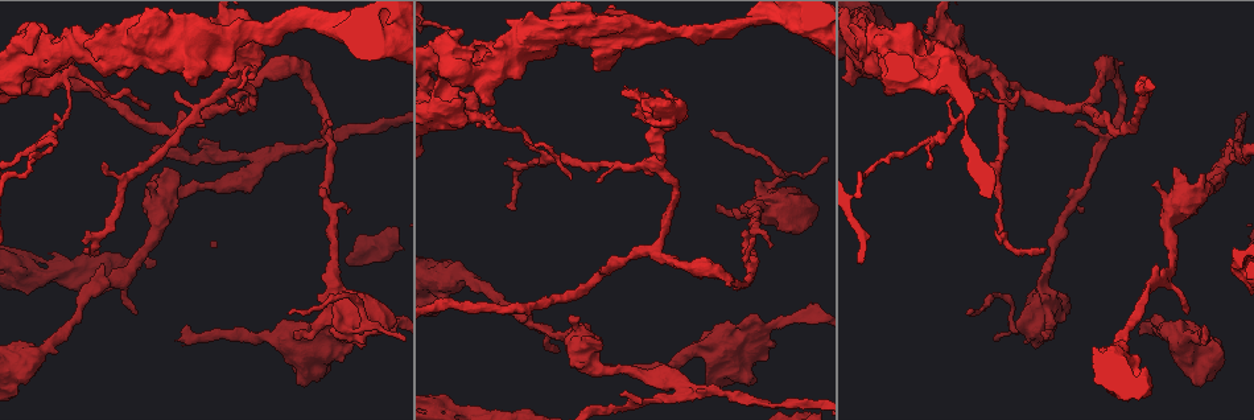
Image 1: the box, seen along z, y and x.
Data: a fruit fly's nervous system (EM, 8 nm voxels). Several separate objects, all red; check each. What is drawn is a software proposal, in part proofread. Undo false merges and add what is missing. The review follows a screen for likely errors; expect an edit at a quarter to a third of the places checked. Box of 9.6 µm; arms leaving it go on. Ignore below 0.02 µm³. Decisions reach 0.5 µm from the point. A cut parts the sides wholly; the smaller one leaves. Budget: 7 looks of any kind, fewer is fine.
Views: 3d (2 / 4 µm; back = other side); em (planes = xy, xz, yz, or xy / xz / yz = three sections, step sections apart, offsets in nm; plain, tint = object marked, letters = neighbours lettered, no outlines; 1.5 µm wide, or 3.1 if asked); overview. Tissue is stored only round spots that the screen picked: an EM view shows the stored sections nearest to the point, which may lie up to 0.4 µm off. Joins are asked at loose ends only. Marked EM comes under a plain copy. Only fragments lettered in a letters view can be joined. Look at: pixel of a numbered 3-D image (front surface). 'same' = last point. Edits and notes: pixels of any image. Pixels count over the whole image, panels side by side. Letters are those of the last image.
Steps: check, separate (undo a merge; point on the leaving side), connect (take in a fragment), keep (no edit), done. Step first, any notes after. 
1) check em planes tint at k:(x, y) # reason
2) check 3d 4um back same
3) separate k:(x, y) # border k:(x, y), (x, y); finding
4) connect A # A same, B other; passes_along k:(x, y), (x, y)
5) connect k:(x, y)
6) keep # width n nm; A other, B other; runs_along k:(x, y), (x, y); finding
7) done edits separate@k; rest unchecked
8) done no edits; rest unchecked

check 3d 4um at 1:(329, 125) # an open end

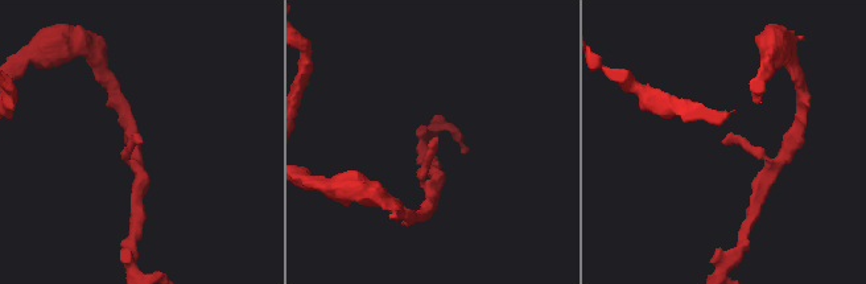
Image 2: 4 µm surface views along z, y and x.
check em xz step 8 tint at 2:(437, 136)

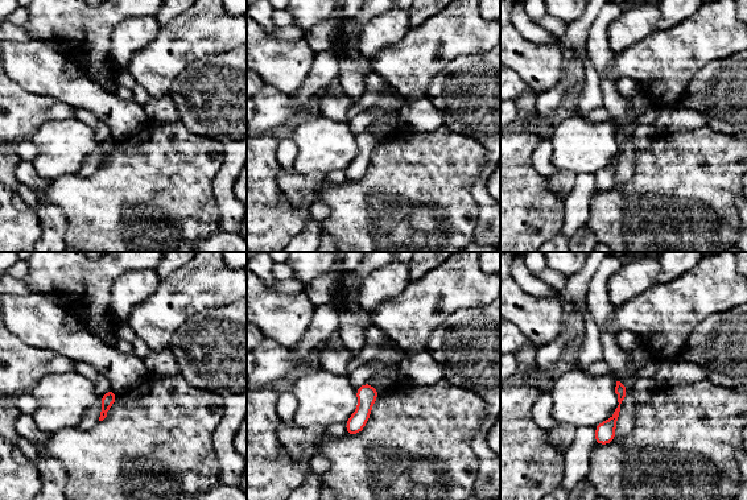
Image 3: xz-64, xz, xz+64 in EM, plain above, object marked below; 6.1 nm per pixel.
check em planes letters same # cut it another way

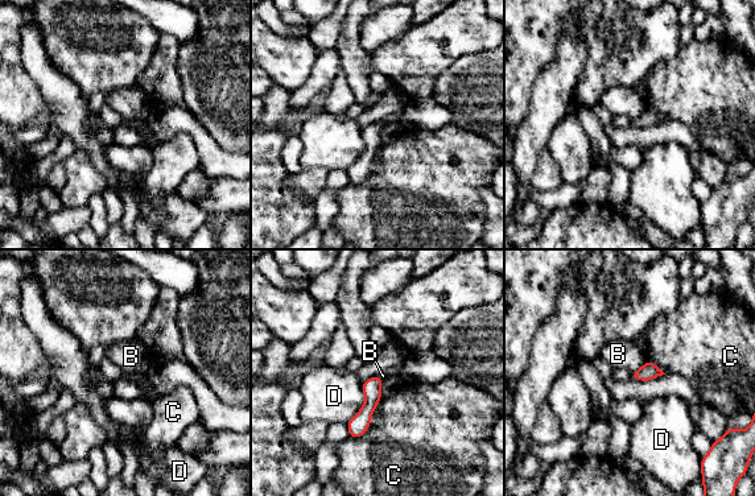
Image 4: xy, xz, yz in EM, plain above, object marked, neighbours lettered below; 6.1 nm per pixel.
keep # B other, C other, D other; none of them fits

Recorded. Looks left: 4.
check em planes letters at 1:(1205, 329) # end of a long branch

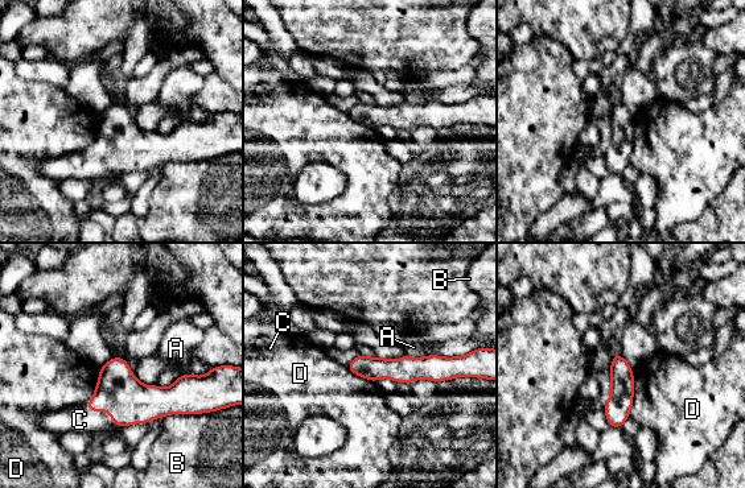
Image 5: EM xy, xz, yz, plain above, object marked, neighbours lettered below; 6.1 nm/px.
connect C # A other, B other, C same, D other; passes_along 5:(118, 392), (101, 410), (79, 420); it goes on there

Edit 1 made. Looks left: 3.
done edits connect@5; rest unchecked

